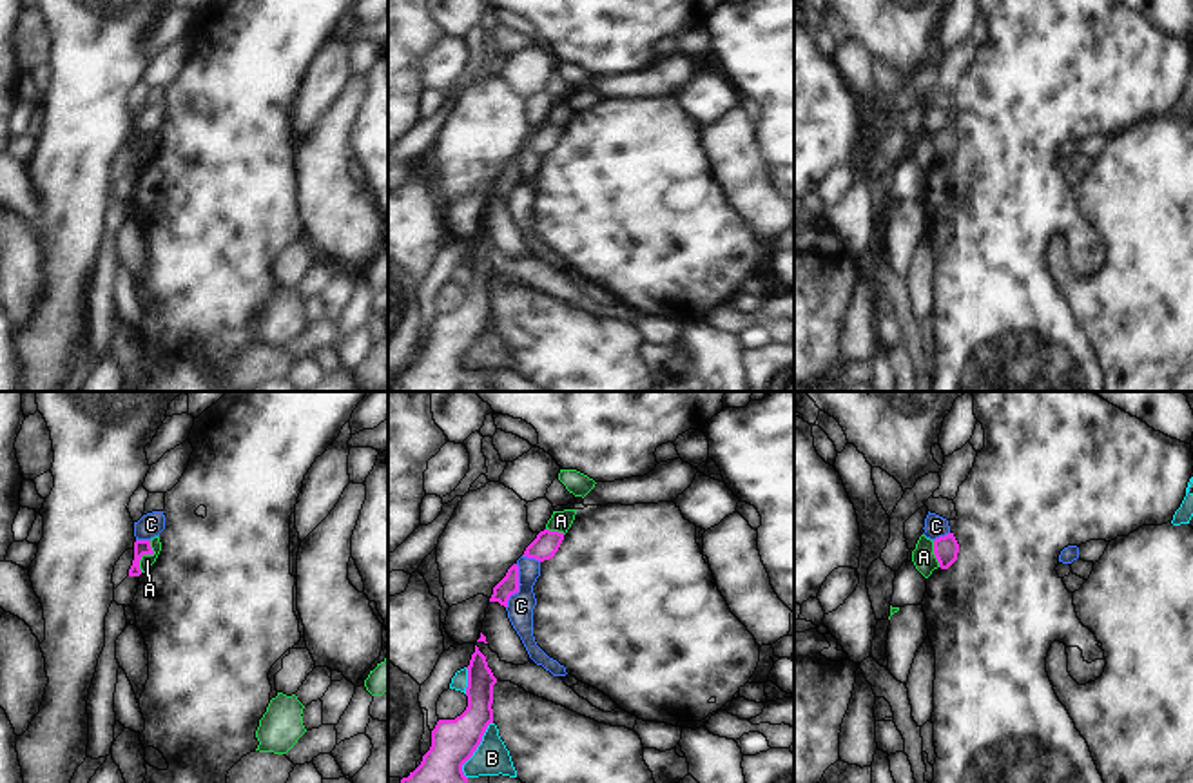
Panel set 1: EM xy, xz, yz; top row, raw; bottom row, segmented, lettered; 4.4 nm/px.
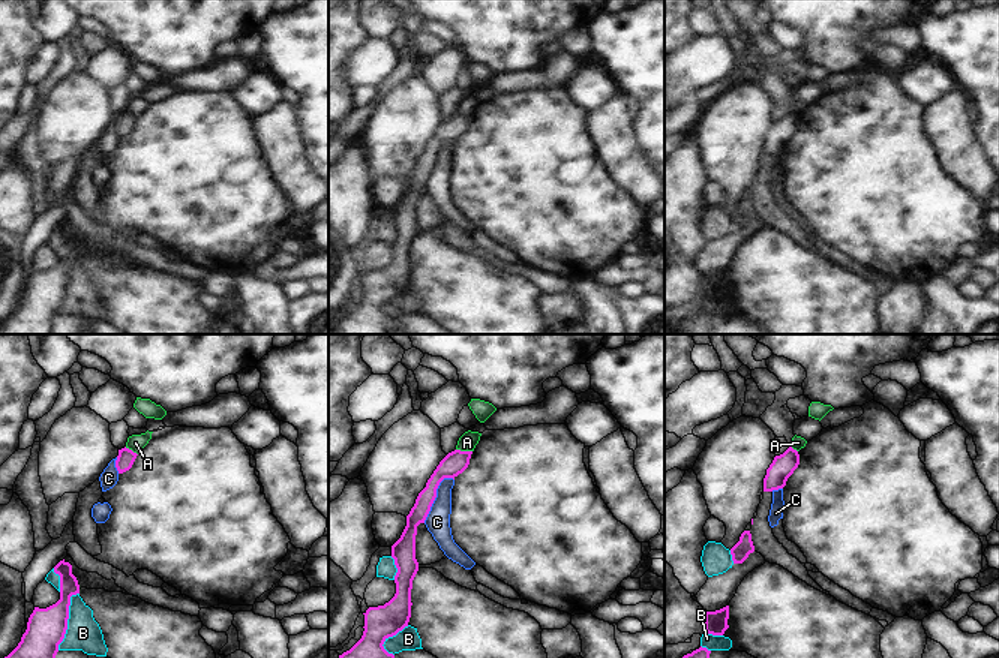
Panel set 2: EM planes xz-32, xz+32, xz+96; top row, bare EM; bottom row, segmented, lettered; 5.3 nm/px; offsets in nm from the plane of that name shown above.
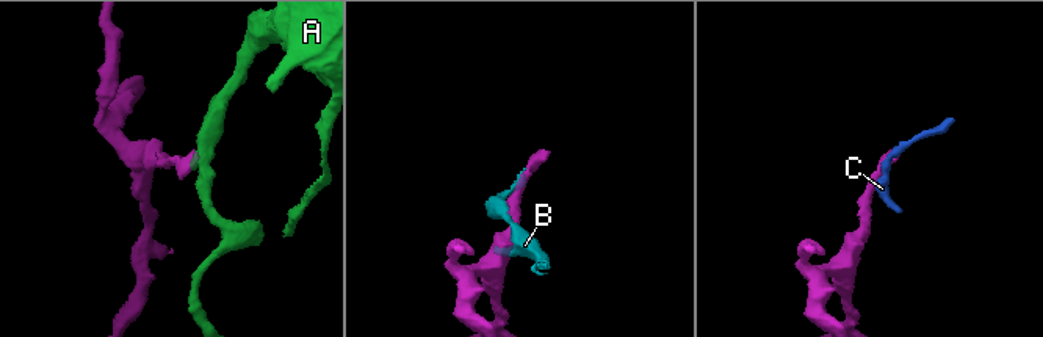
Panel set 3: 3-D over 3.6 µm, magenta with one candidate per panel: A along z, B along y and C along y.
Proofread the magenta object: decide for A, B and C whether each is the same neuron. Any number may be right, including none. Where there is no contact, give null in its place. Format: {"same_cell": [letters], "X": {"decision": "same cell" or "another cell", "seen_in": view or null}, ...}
{"same_cell": [], "A": {"decision": "another cell", "seen_in": "xy"}, "B": {"decision": "another cell", "seen_in": "xz"}, "C": {"decision": "another cell", "seen_in": "xz"}}

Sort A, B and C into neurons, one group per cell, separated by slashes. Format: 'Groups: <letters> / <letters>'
Groups: A / B / C

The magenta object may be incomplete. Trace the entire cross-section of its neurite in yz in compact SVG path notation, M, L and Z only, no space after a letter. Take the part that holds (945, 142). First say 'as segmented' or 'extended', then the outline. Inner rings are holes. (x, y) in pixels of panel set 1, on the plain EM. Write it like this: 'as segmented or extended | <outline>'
as segmented | M948 127L934 134L934 149L941 163L948 163L957 154L957 147L959 147L959 138L954 127Z

